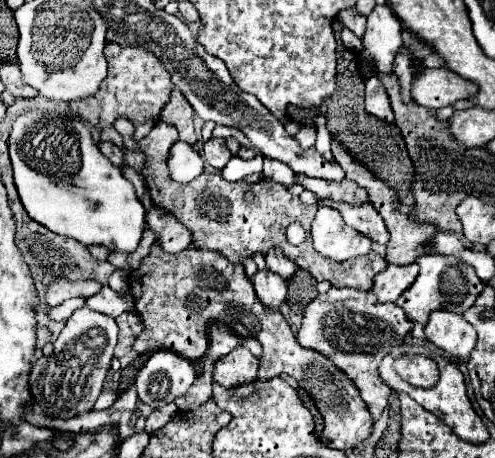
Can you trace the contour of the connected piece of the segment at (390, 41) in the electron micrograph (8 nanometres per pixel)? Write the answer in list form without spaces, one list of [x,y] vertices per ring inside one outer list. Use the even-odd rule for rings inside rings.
[[[376,6],[368,16],[366,32],[362,36],[362,54],[374,60],[382,74],[392,74],[394,58],[402,48],[402,24],[388,6]]]

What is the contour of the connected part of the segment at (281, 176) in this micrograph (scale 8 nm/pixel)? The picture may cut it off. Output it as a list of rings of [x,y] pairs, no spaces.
[[[270,158],[264,160],[264,178],[270,178],[282,186],[296,184],[296,174],[288,166],[284,166],[284,162],[270,160]]]

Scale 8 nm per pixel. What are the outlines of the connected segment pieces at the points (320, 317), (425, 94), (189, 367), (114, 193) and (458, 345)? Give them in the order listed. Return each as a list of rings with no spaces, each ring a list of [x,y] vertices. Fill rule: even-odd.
[[[330,288],[326,294],[318,294],[308,304],[298,332],[298,342],[304,348],[322,352],[348,378],[352,378],[374,420],[378,420],[388,402],[388,396],[392,394],[392,388],[380,380],[380,360],[390,354],[392,348],[400,346],[410,330],[412,322],[406,320],[406,314],[400,306],[380,304],[372,292],[354,288]]]
[[[424,68],[412,78],[412,100],[428,110],[450,106],[476,92],[476,86],[452,70]]]
[[[158,350],[136,376],[138,400],[150,408],[162,408],[164,404],[184,396],[196,376],[198,372],[190,360],[174,352]]]
[[[32,110],[16,118],[12,124],[12,132],[8,138],[10,160],[14,168],[14,182],[18,194],[22,196],[22,204],[32,216],[32,220],[40,222],[48,230],[74,238],[84,246],[106,246],[108,250],[134,252],[142,240],[146,230],[146,210],[138,200],[134,186],[124,178],[122,170],[114,166],[108,158],[102,156],[98,146],[92,142],[90,130],[82,118],[72,112],[44,112]],[[76,142],[80,150],[80,166],[76,168]]]
[[[436,310],[424,328],[426,338],[456,358],[468,358],[476,346],[476,330],[462,316]]]

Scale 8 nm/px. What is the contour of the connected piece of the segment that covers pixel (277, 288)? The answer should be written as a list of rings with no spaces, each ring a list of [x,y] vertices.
[[[270,270],[256,272],[254,290],[256,290],[256,296],[260,298],[260,302],[270,310],[278,310],[286,302],[286,292],[288,292],[286,282]]]

